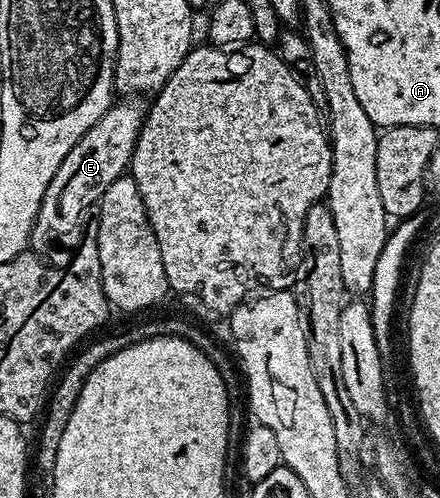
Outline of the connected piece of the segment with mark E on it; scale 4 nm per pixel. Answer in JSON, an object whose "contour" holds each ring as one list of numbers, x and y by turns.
{"contour":[[124,96,112,103,105,115,101,115,101,119,97,119,97,123,93,123,81,139,77,139,69,155,65,155,61,167,57,167,57,175,53,175,49,187,45,187,45,195,31,228,29,245,34,252,46,254,46,249,61,244,75,228,76,232,88,212,86,209,102,199,109,183,128,172,148,108,148,102,142,96]]}

